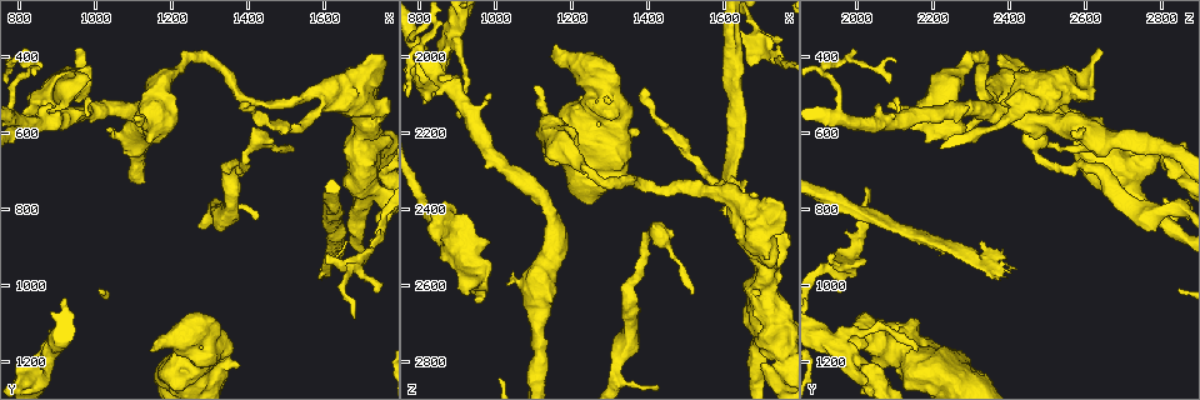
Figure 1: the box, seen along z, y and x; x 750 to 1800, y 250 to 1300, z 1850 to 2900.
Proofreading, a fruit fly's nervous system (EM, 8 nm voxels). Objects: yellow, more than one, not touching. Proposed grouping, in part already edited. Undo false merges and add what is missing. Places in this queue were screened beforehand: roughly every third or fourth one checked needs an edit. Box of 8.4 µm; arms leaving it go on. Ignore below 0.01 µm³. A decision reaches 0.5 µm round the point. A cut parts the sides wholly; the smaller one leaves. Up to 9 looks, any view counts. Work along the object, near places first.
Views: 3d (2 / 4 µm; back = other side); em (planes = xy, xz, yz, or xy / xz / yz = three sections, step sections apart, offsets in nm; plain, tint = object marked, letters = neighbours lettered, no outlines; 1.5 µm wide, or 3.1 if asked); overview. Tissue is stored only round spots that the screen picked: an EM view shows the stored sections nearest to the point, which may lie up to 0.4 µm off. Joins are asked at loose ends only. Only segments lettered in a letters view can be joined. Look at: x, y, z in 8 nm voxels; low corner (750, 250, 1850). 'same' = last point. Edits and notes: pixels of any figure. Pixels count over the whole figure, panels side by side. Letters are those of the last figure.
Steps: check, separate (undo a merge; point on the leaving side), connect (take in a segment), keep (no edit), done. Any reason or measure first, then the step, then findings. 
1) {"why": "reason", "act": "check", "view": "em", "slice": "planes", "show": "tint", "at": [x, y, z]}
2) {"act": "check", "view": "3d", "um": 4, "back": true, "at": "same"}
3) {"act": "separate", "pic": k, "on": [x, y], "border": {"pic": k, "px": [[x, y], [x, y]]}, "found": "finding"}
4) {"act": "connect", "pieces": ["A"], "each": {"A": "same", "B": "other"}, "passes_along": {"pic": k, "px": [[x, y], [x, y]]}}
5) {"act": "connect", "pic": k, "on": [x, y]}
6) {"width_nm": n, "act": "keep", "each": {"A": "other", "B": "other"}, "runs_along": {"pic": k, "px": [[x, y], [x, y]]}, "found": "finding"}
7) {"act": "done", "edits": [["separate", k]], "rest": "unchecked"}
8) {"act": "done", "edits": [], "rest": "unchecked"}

{"why": "free end", "act": "check", "view": "em", "slice": "planes", "show": "letters", "at": [1605, 925, 1930]}

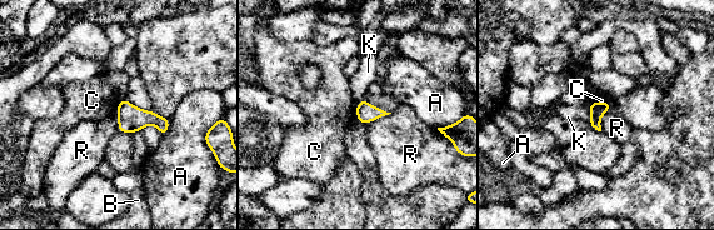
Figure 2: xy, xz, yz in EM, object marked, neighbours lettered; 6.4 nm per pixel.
{"width_nm": 100, "act": "keep", "each": {"A": "other", "B": "other", "C": "other", "K": "other", "R": "other"}, "border": {"pic": 2, "px": [[120, 101], [115, 113]]}, "found": "no lettered segment goes on from it"}

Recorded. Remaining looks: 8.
{"why": "three-way junction", "act": "check", "view": "em", "um": 3.1, "slice": "planes", "show": "tint", "at": [890, 1155, 1925]}

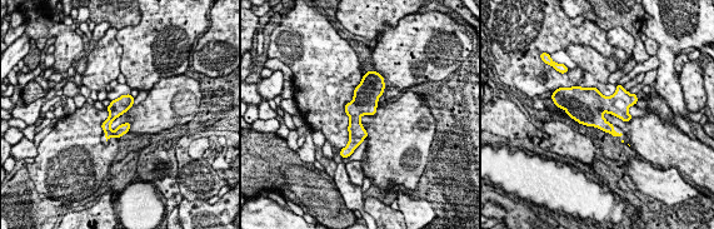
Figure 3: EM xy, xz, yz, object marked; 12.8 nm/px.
{"why": "what lies round it", "act": "check", "view": "em", "um": 3.1, "slice": "planes", "show": "letters", "at": "same"}

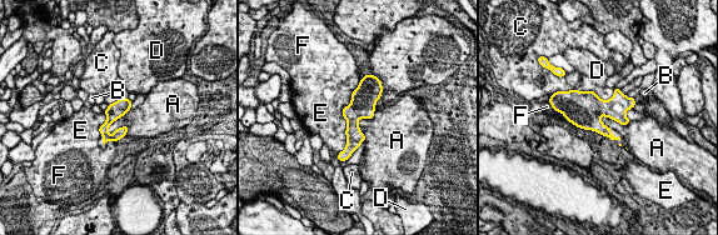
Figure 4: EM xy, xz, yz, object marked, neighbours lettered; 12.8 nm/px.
{"act": "keep", "each": {"A": "other", "B": "other", "C": "other", "D": "other", "E": "other", "F": "other"}, "border": {"pic": 4, "px": [[597, 114], [624, 125], [629, 121]]}, "found": "all the same cell"}

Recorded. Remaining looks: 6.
{"why": "thick end", "act": "check", "view": "3d", "um": 4, "at": [1145, 1170, 2005]}

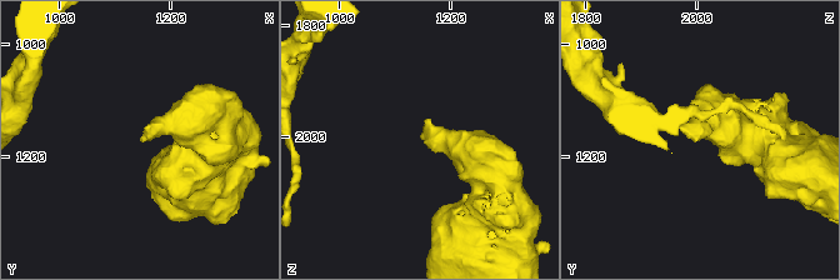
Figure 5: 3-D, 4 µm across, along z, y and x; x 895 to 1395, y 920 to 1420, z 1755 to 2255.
{"why": "need the tissue", "act": "check", "view": "em", "slice": "yz", "step": 8, "show": "letters", "at": [1150, 1170, 1995]}

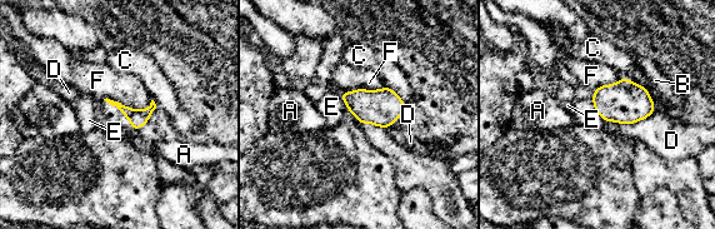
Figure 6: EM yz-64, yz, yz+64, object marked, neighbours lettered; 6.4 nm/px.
{"act": "check", "view": "em", "slice": "planes", "show": "letters", "at": "same"}

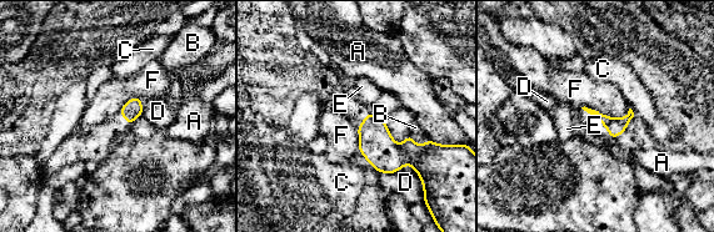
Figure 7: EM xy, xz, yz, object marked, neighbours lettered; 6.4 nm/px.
{"act": "keep", "each": {"A": "other", "B": "other", "C": "other", "D": "other", "E": "other", "F": "other"}, "border": {"pic": 7, "px": [[580, 107], [613, 117], [629, 110]]}, "found": "none of them fits"}

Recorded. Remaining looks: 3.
{"why": "sharp bend", "act": "check", "view": "3d", "um": 4, "at": [1275, 400, 2325]}

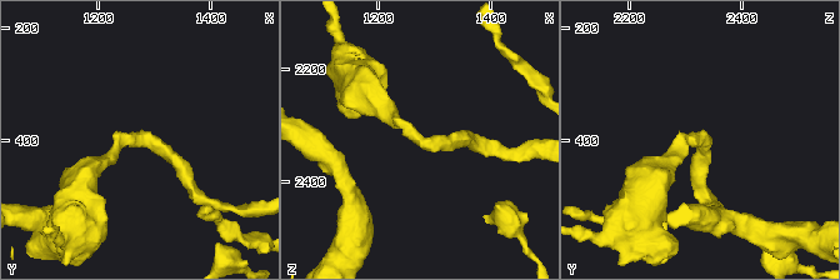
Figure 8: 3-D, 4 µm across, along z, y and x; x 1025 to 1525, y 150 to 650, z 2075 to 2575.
{"arm_widths_nm": [220, 220], "why": "now the EM", "act": "check", "view": "em", "slice": "xz", "step": 8, "show": "tint", "at": [1270, 395, 2325]}

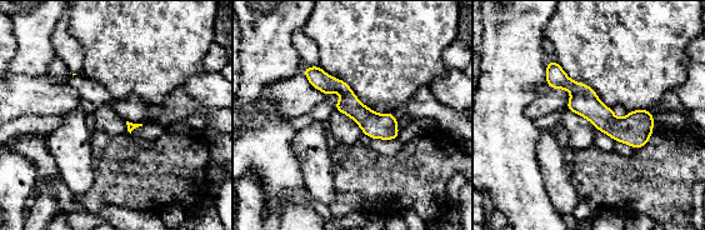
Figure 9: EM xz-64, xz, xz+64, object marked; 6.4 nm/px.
{"why": "another direction", "act": "check", "view": "em", "slice": "planes", "show": "letters", "at": "same"}

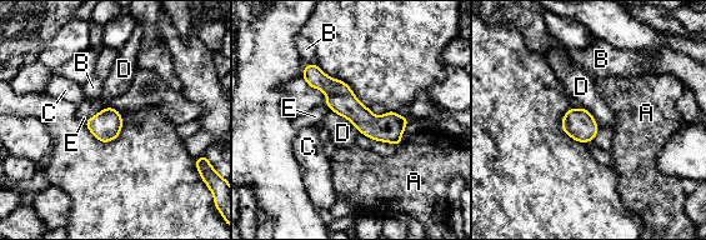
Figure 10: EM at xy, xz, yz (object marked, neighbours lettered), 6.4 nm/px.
{"act": "keep", "each": {"A": "other", "B": "other", "C": "other", "D": "other", "E": "other"}, "runs_along": {"pic": 10, "px": [[308, 68], [367, 124], [397, 140]]}, "found": "one cell here"}

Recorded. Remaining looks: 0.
{"act": "done", "edits": [], "rest": "unchecked"}

